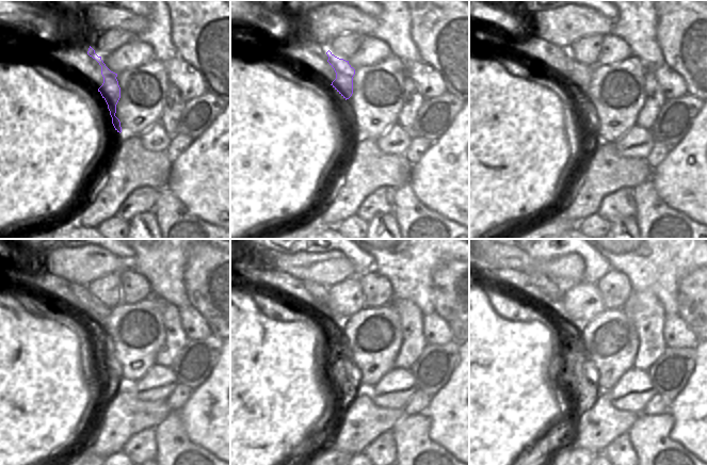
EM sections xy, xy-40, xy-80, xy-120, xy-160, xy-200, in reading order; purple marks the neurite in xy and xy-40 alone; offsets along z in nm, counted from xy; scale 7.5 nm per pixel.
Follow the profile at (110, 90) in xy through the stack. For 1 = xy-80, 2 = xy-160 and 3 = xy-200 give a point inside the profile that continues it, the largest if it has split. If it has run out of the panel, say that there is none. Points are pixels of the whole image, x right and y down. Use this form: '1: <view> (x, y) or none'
1: xy-80 (581, 74)
2: xy-160 (319, 292)
3: xy-200 (555, 290)

